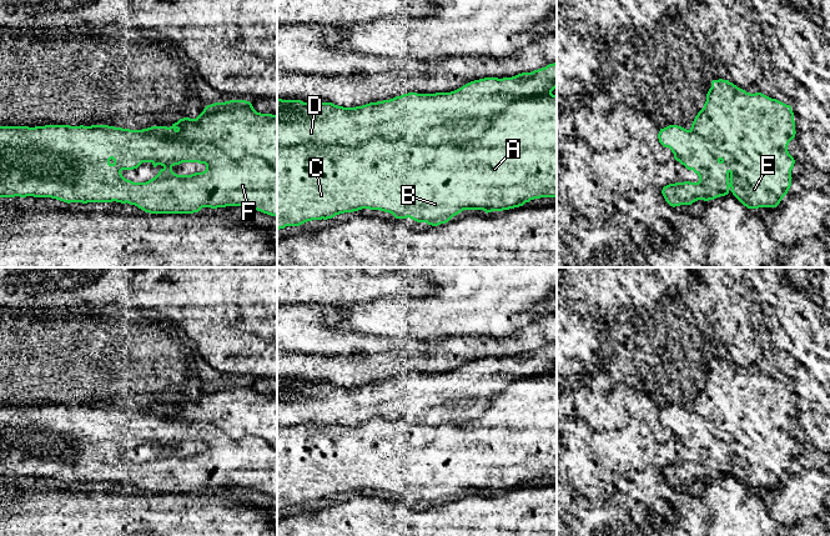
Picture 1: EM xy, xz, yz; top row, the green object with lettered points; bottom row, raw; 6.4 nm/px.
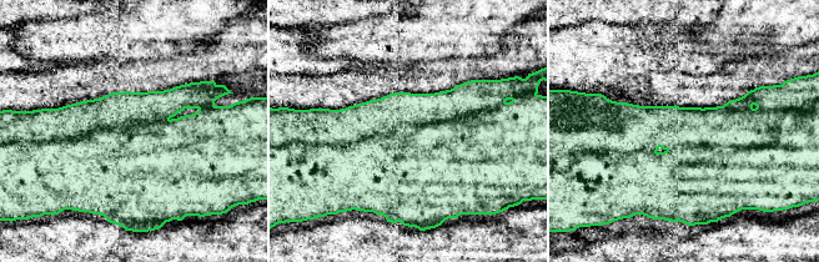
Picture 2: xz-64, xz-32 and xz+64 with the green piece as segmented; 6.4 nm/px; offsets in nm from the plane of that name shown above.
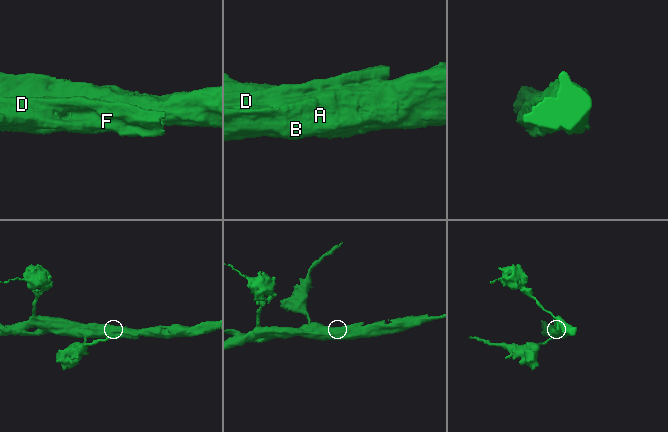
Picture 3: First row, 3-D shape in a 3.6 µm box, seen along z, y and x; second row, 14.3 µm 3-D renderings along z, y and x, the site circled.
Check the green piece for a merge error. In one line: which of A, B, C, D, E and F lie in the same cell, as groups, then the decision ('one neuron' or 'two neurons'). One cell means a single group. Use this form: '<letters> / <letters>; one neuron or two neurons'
A B C E / D F; two neurons

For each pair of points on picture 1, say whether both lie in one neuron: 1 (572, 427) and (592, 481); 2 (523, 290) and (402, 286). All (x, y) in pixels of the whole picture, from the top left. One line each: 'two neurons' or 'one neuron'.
1: one neuron
2: two neurons

